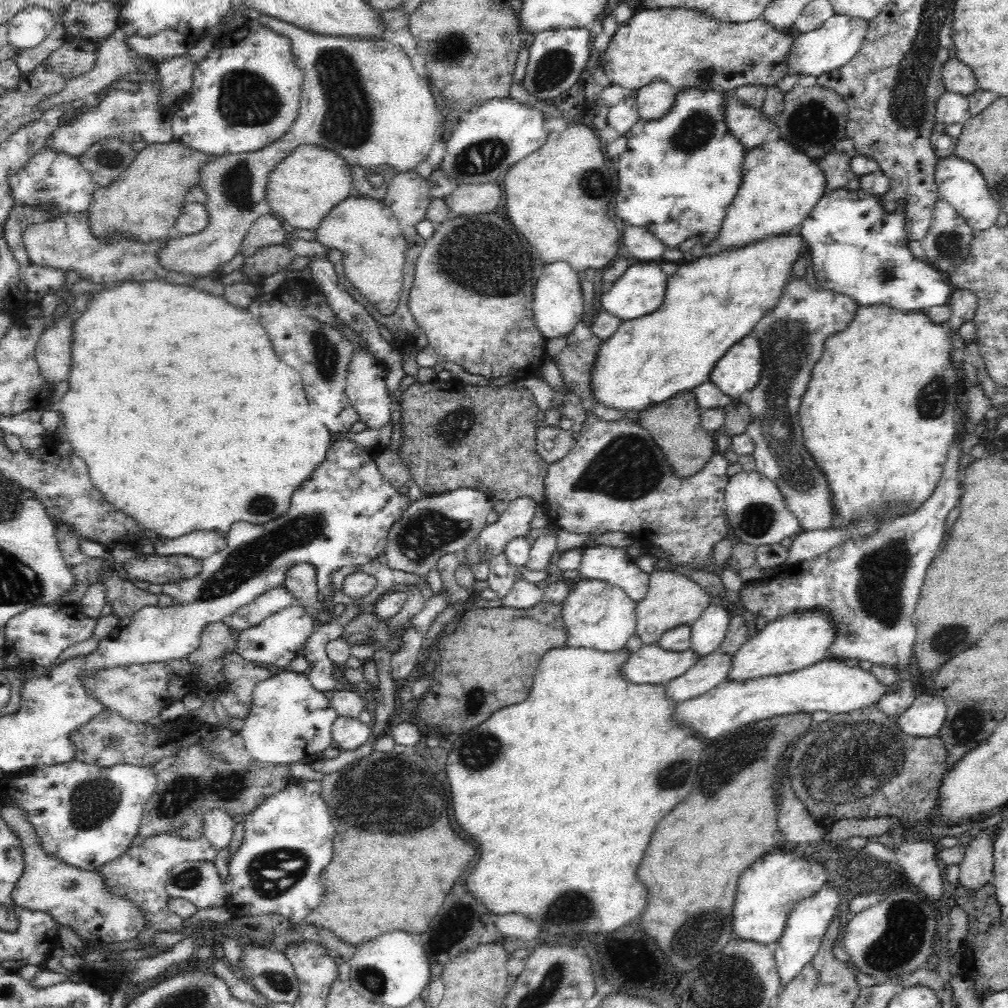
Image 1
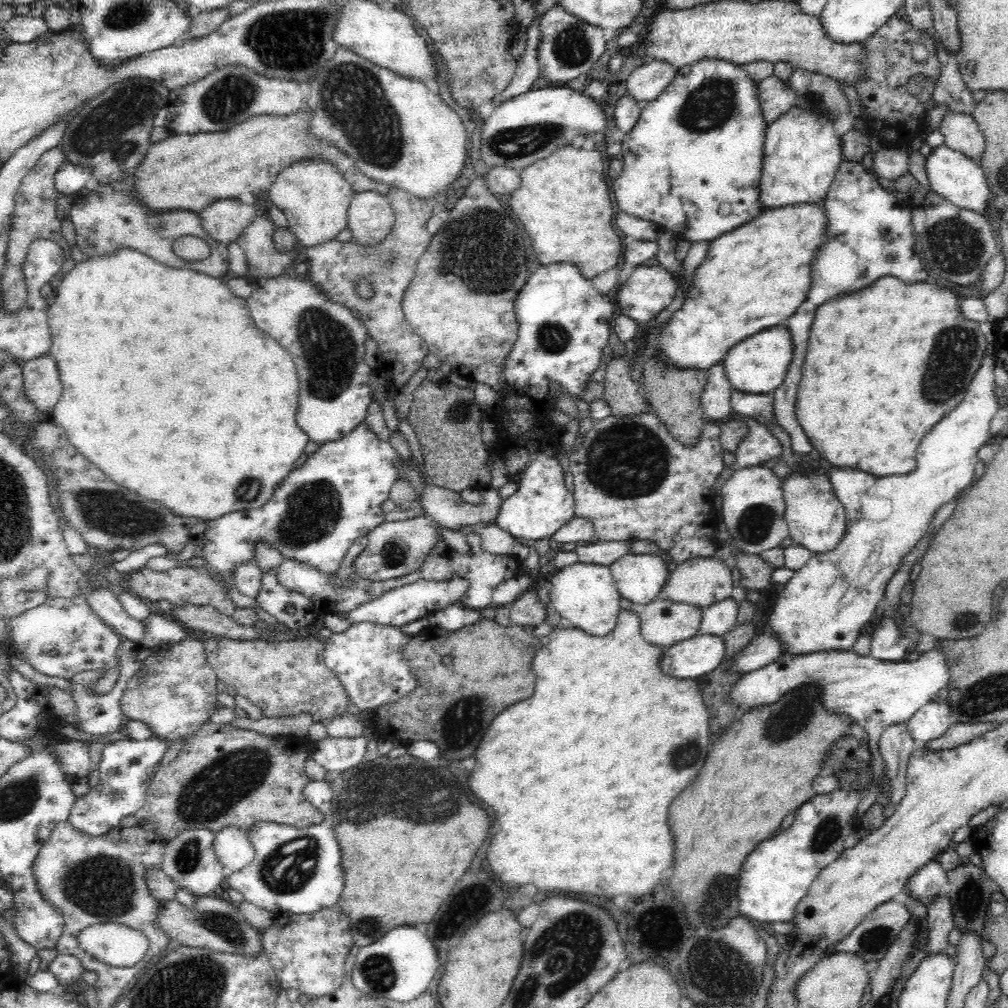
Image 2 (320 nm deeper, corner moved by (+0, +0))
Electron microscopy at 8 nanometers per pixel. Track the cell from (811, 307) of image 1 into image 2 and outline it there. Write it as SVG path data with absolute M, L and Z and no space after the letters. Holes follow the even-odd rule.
M824 463L826 470L818 470L818 472L808 472L804 474L792 474L790 478L784 480L784 496L785 500L785 521L789 528L790 538L794 545L800 545L814 553L825 553L835 548L835 545L842 540L846 532L846 515L843 504L833 494L829 481L829 465Z

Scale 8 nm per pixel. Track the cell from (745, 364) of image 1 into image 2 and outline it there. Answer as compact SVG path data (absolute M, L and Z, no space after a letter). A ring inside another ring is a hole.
M781 323L777 327L757 332L730 348L725 355L726 359L723 360L723 363L727 379L736 391L750 394L772 393L784 382L786 368L792 360L792 350L794 350L794 344L790 340L790 332L786 324Z

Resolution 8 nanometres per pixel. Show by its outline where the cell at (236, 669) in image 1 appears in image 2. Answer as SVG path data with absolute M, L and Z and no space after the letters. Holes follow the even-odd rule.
M306 636L302 639L273 639L266 638L251 641L219 638L217 647L207 653L210 666L217 674L217 680L234 686L237 694L247 698L254 706L257 706L265 718L295 717L303 712L312 716L314 723L324 723L334 718L340 718L347 712L350 700L342 686L342 683L334 676L334 673L325 665L323 657L324 643L319 636Z

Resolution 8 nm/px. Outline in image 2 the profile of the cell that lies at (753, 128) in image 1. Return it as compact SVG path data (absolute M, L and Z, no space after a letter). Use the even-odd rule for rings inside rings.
M767 76L757 84L759 106L763 119L772 124L797 104L797 96L791 89L789 81L780 80L775 76Z

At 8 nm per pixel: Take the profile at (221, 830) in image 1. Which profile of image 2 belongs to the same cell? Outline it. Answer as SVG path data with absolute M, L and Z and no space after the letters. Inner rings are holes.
M234 825L216 834L213 848L227 875L241 871L255 857L254 845L247 834Z

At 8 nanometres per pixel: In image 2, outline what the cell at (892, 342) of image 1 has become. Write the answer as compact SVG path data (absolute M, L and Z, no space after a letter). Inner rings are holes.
M882 276L874 282L870 290L864 294L854 292L852 296L840 296L834 302L822 304L822 308L816 310L816 318L812 322L810 338L808 338L808 352L806 352L806 364L802 366L802 382L798 386L798 398L795 402L795 413L798 422L802 425L814 448L814 455L825 464L833 464L835 467L850 467L854 470L864 471L875 477L908 474L916 468L915 452L921 443L922 436L937 424L942 416L964 400L967 388L972 382L976 371L980 368L982 359L988 353L988 346L979 323L968 320L961 311L961 300L948 288L942 288L936 284L919 283L907 284L894 276Z

